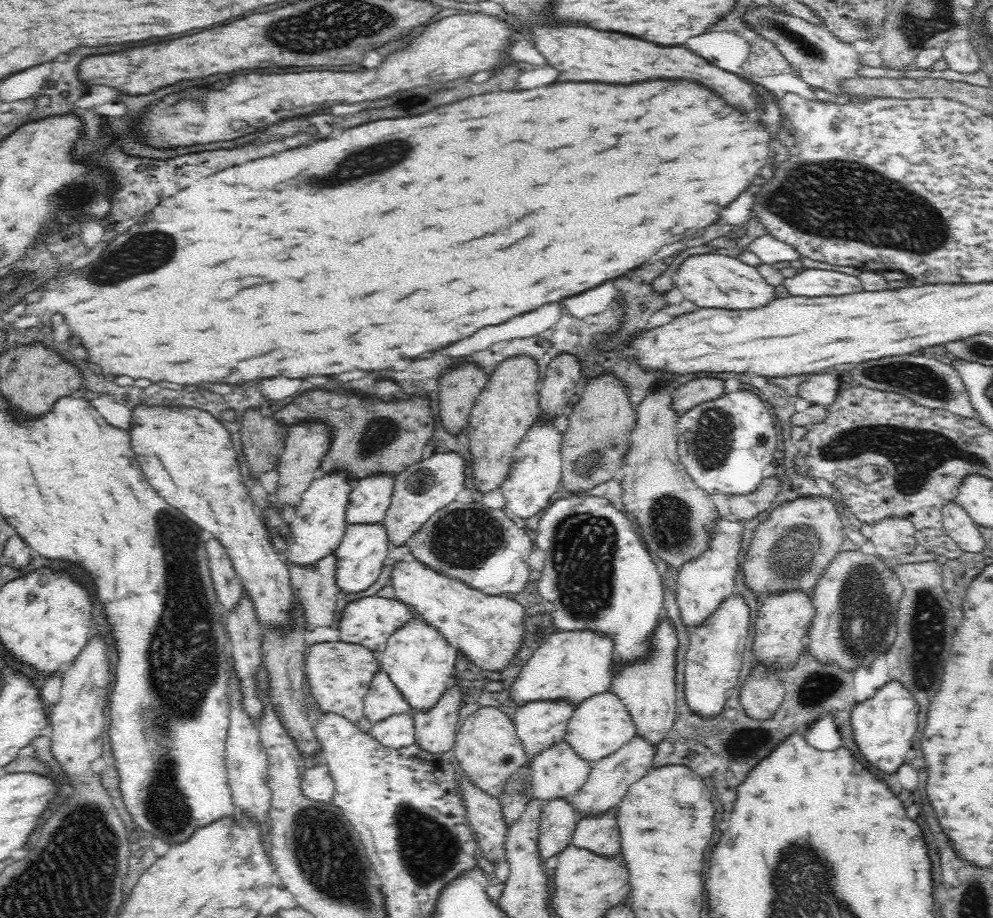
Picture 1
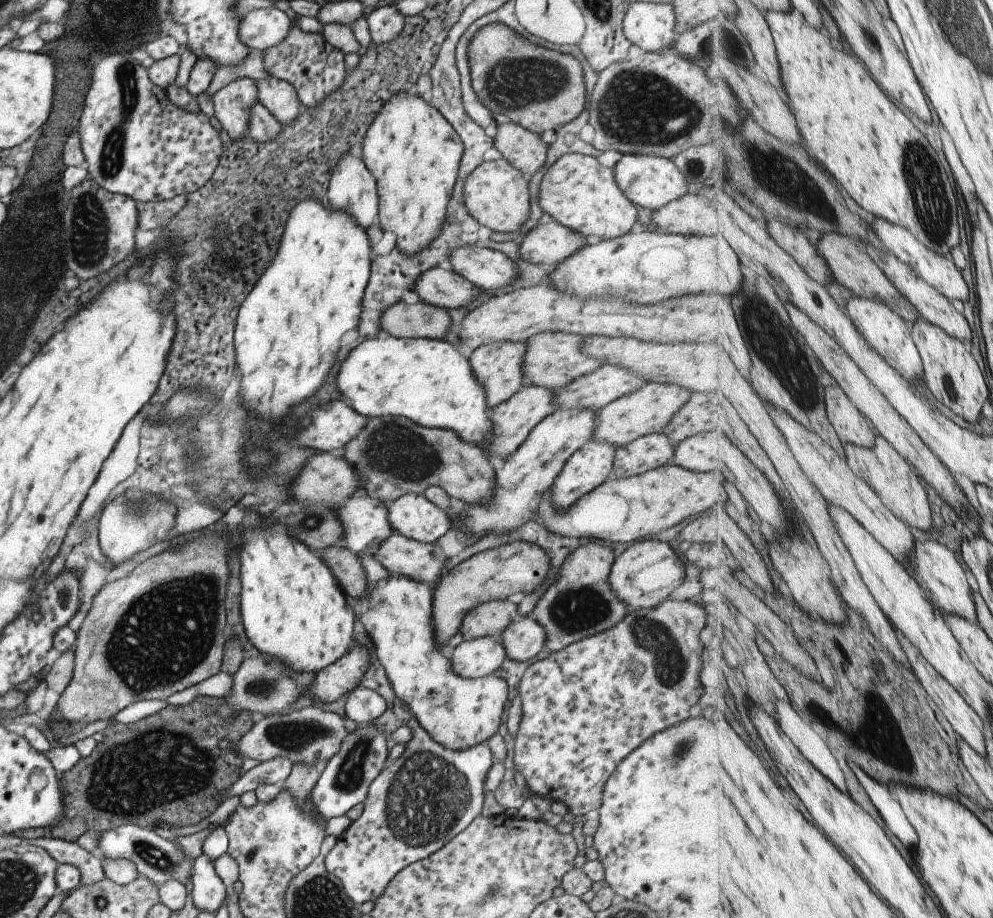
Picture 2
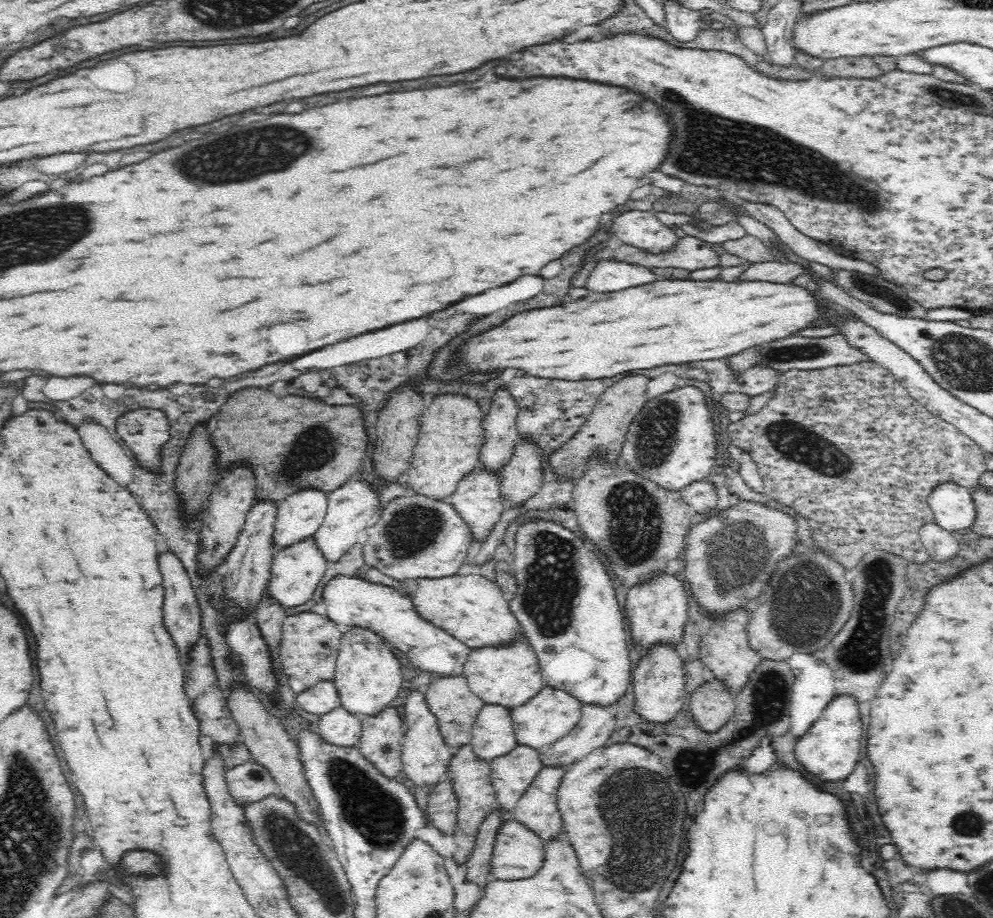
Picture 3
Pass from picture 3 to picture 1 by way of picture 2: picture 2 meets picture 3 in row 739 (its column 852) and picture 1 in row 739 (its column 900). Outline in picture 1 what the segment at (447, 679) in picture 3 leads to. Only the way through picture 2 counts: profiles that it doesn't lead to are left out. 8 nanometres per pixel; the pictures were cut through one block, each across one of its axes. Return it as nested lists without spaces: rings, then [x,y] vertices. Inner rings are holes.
[[[480,706],[472,714],[459,718],[453,730],[453,745],[449,752],[459,770],[470,777],[476,786],[494,796],[500,795],[504,781],[509,776],[528,765],[513,722],[502,709],[494,706]]]

